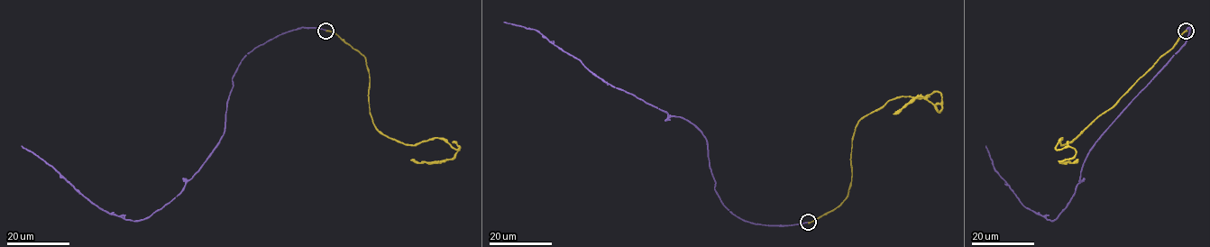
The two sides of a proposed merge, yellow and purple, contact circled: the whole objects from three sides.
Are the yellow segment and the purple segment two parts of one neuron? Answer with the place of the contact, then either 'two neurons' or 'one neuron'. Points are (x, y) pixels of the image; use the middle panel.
place (808, 222); two neurons

